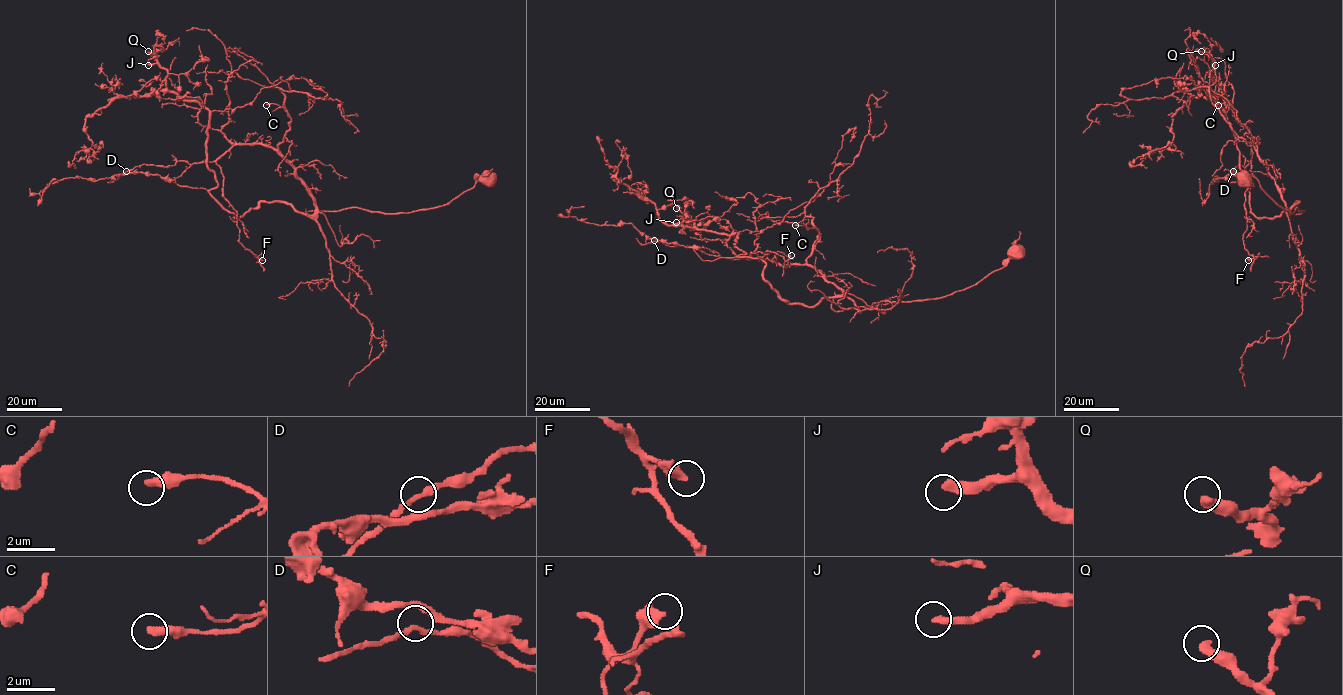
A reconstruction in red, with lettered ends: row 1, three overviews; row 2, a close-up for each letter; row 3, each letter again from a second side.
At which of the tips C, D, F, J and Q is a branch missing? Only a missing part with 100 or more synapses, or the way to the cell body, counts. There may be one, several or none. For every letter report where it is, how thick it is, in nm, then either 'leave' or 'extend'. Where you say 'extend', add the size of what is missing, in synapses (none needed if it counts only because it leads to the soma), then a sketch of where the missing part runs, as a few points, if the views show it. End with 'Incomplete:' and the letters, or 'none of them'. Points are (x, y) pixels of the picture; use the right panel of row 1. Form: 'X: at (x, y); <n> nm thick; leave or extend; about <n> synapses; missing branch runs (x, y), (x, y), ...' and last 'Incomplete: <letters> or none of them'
C: at (1218, 105); 400 nm thick; leave
D: at (1233, 171); 200 nm thick; leave
F: at (1248, 260); 480 nm thick; leave
J: at (1215, 65); 380 nm thick; extend; about 150 synapses; missing branch runs (1215, 65), (1198, 60), (1196, 68), (1190, 59), (1185, 60), (1173, 50)
Q: at (1201, 51); 400 nm thick; extend; about 130 synapses; missing branch runs (1201, 51), (1183, 43), (1183, 35), (1187, 37), (1188, 33)
Incomplete: J, Q

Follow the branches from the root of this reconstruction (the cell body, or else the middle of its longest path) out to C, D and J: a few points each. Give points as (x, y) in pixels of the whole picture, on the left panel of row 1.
C: (488, 177), (428, 209), (303, 214), (314, 213), (315, 201), (278, 149), (290, 117), (266, 105)
D: (488, 177), (405, 213), (260, 202), (235, 218), (204, 188), (117, 176), (126, 171)
J: (488, 177), (428, 209), (303, 214), (315, 201), (277, 151), (203, 127), (201, 107), (148, 65)

